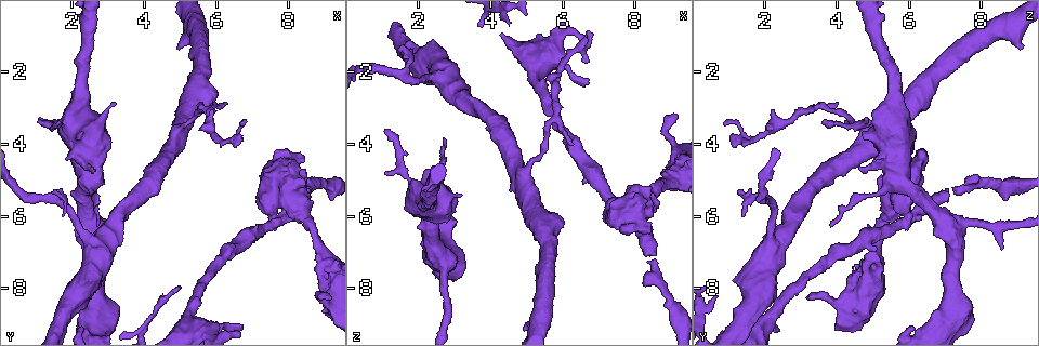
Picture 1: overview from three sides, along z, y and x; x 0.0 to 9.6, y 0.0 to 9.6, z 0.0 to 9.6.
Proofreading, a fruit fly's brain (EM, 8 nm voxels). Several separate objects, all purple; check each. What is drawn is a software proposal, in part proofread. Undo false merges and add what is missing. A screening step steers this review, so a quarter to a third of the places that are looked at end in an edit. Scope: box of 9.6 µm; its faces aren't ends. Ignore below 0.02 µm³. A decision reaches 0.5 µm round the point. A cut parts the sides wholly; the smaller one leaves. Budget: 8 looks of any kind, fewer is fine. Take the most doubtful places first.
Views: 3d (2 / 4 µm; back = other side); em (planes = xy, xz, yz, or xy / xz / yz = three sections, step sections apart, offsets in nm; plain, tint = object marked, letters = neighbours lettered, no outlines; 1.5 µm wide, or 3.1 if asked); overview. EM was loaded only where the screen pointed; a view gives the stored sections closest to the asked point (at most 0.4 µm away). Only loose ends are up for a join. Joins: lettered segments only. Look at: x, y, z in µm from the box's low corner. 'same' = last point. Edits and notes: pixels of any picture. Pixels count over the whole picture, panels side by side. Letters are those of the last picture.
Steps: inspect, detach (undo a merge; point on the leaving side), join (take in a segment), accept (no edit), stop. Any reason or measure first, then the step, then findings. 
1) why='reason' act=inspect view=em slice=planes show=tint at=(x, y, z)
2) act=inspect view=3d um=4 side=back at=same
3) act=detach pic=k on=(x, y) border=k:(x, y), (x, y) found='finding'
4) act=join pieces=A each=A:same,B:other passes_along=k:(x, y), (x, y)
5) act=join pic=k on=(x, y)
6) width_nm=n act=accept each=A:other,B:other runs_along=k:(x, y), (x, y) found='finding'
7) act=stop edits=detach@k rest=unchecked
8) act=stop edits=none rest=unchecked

why='three-way junction' act=inspect view=3d um=2 at=(7.55, 6.20, 5.80)

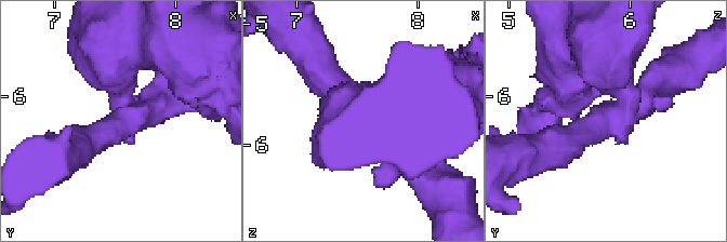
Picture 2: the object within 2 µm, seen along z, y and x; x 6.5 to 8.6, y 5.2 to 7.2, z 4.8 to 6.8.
arms=3 arm_widths_nm=260,340,460 act=inspect view=em slice=xy step=8 show=tint at=(7.56, 6.22, 5.72)

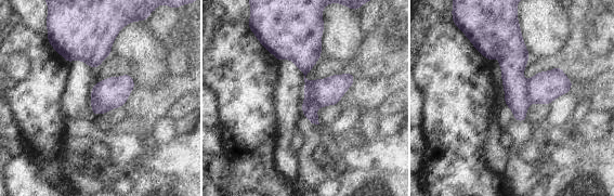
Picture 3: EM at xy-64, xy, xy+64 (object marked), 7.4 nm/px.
why='another direction' act=inspect view=em slice=planes show=letters at=same

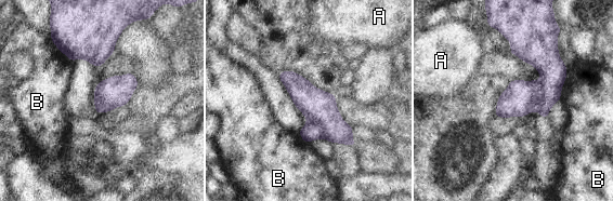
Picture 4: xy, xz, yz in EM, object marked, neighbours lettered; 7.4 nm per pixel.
act=detach pic=4 on=(520, 97) each=A:other,B:other border=4:(539, 83), (539, 96), (534, 110) found='a second neuron is stuck on'

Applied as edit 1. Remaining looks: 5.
why='an open end' act=inspect view=3d um=4 at=(2.50, 4.60, 4.55)

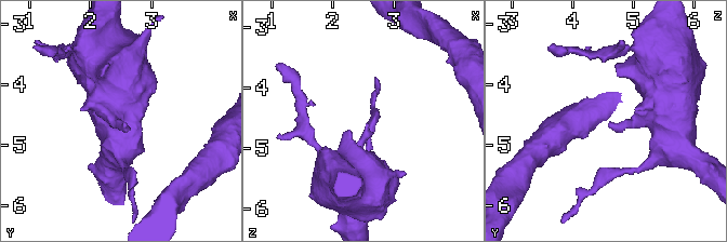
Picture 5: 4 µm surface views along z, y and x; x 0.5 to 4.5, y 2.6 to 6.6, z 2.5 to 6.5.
why='now the EM' act=inspect view=em slice=planes show=letters at=(2.60, 4.70, 4.60)

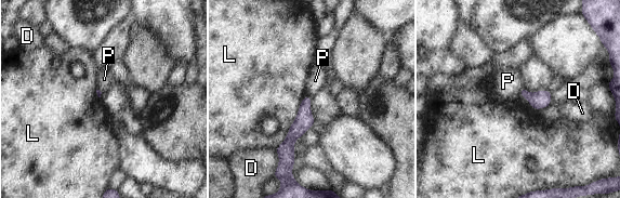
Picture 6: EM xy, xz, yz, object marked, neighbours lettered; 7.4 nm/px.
act=accept each=D:other,L:other,P:other border=6:(522, 87), (518, 95) found='none of them fits'

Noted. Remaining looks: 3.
act=stop edits=detach@4 rest=unchecked

